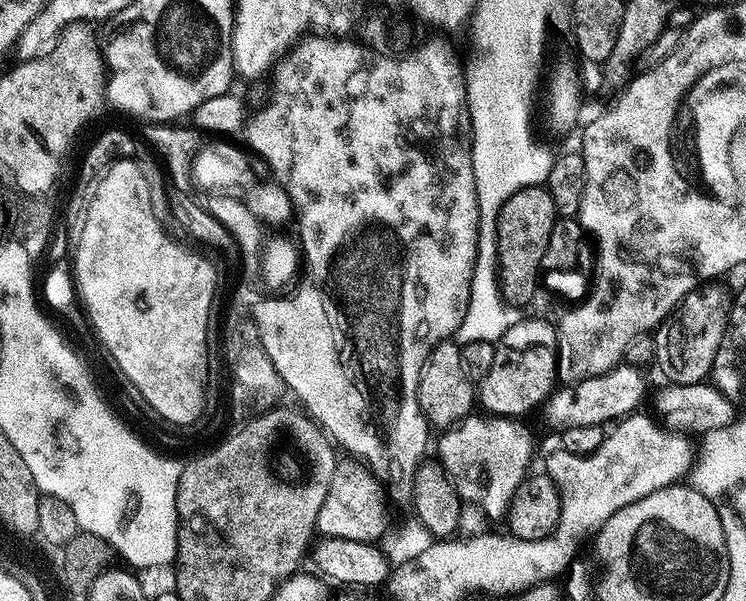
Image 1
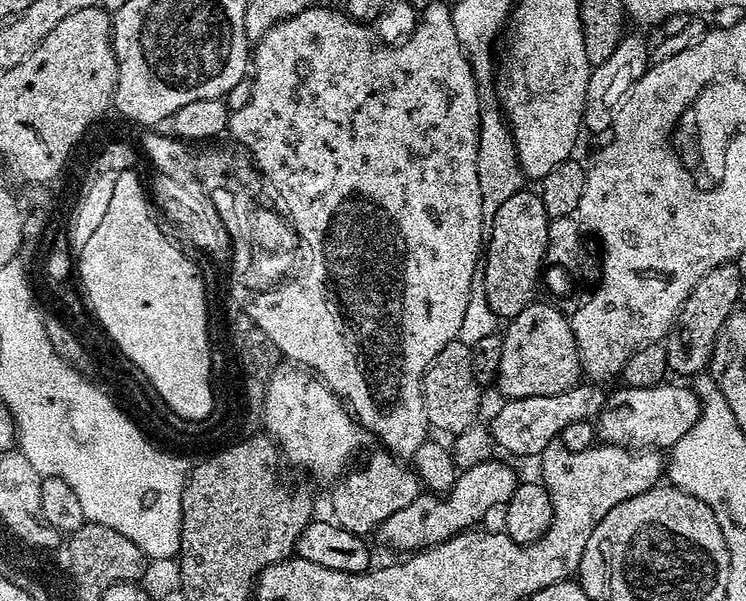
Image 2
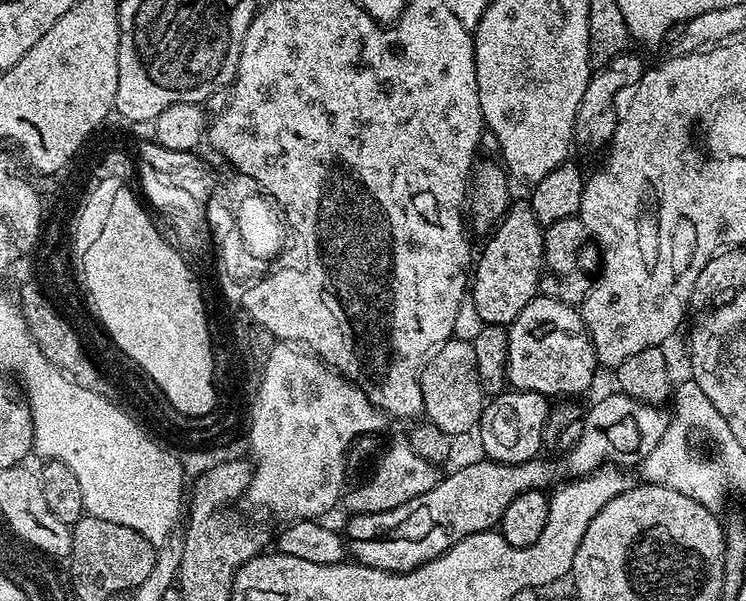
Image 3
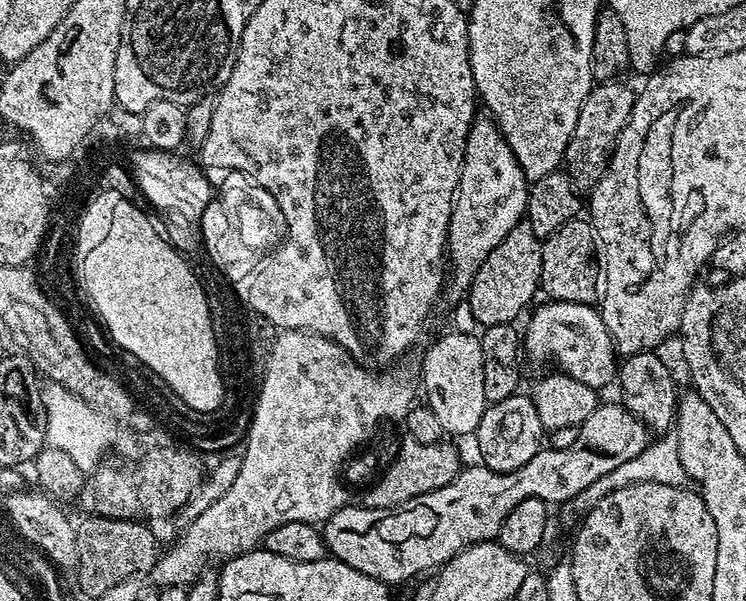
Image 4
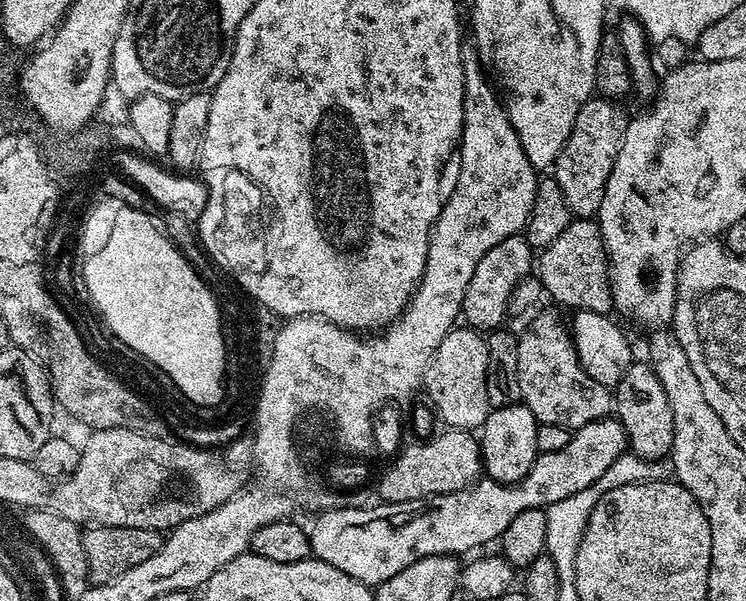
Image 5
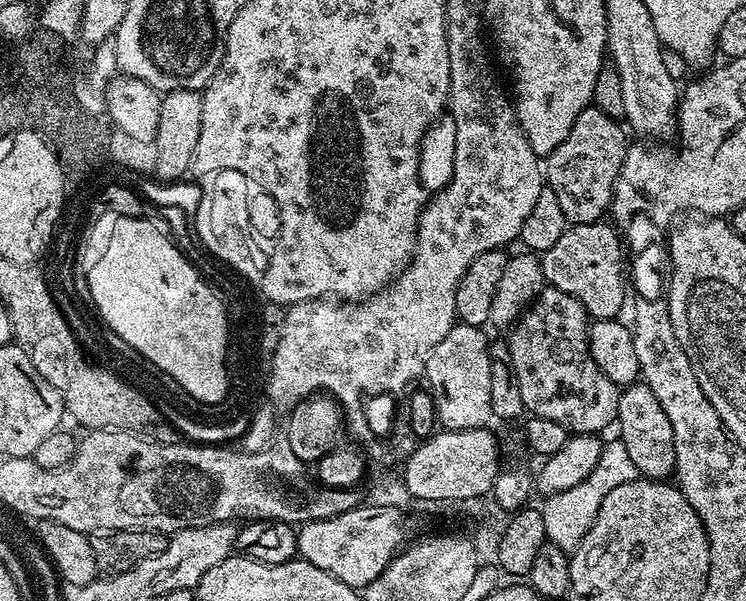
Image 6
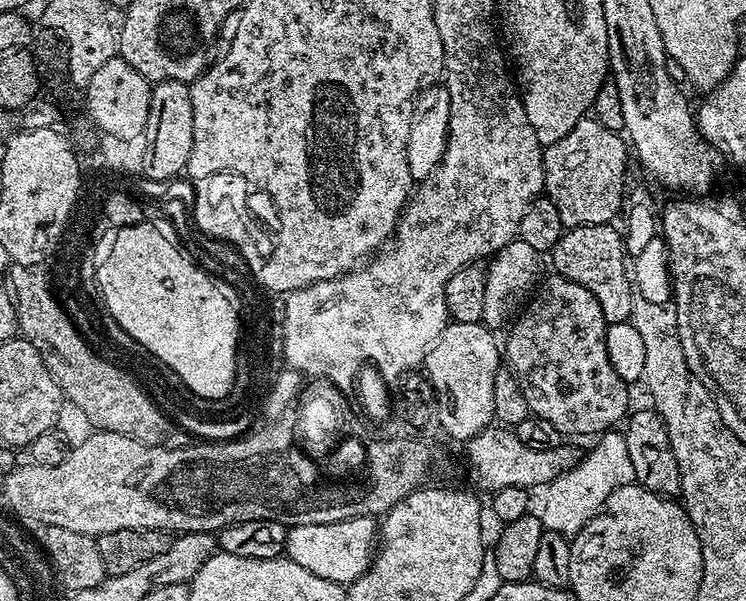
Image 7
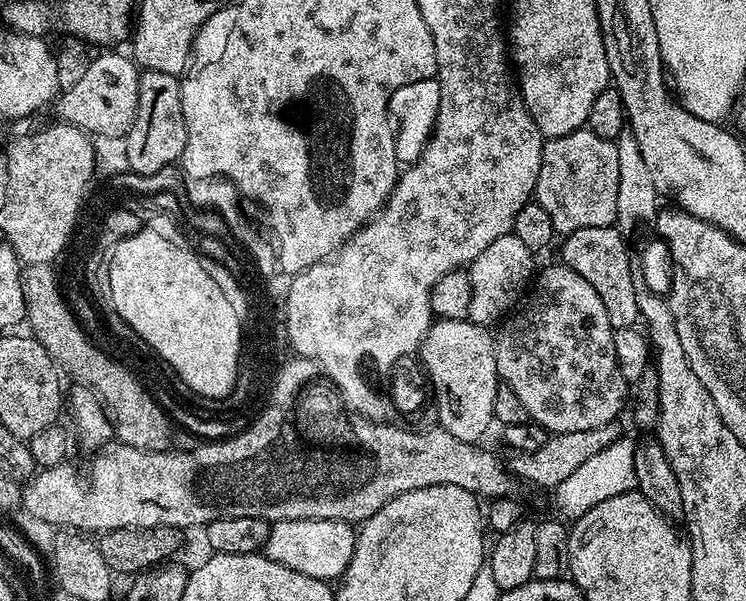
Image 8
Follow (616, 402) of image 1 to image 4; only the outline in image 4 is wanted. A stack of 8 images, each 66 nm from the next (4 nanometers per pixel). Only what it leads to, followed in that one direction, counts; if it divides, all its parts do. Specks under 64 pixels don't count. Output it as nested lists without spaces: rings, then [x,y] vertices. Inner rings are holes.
[[[517,394],[506,398],[497,404],[488,404],[482,414],[482,422],[478,422],[474,433],[474,441],[480,447],[479,459],[484,467],[494,470],[495,472],[513,472],[534,454],[538,454],[542,447],[542,439],[546,436],[546,429],[538,418],[538,410],[534,406],[531,395]]]

